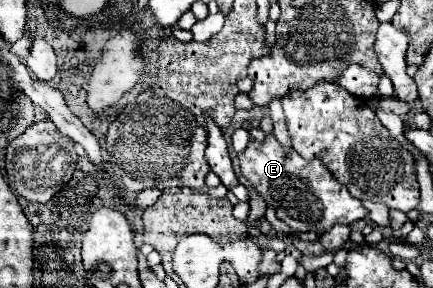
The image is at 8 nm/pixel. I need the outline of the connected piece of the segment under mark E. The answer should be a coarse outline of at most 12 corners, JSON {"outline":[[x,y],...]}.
{"outline":[[273,136],[251,140],[239,168],[295,232],[369,214],[321,160]]}

